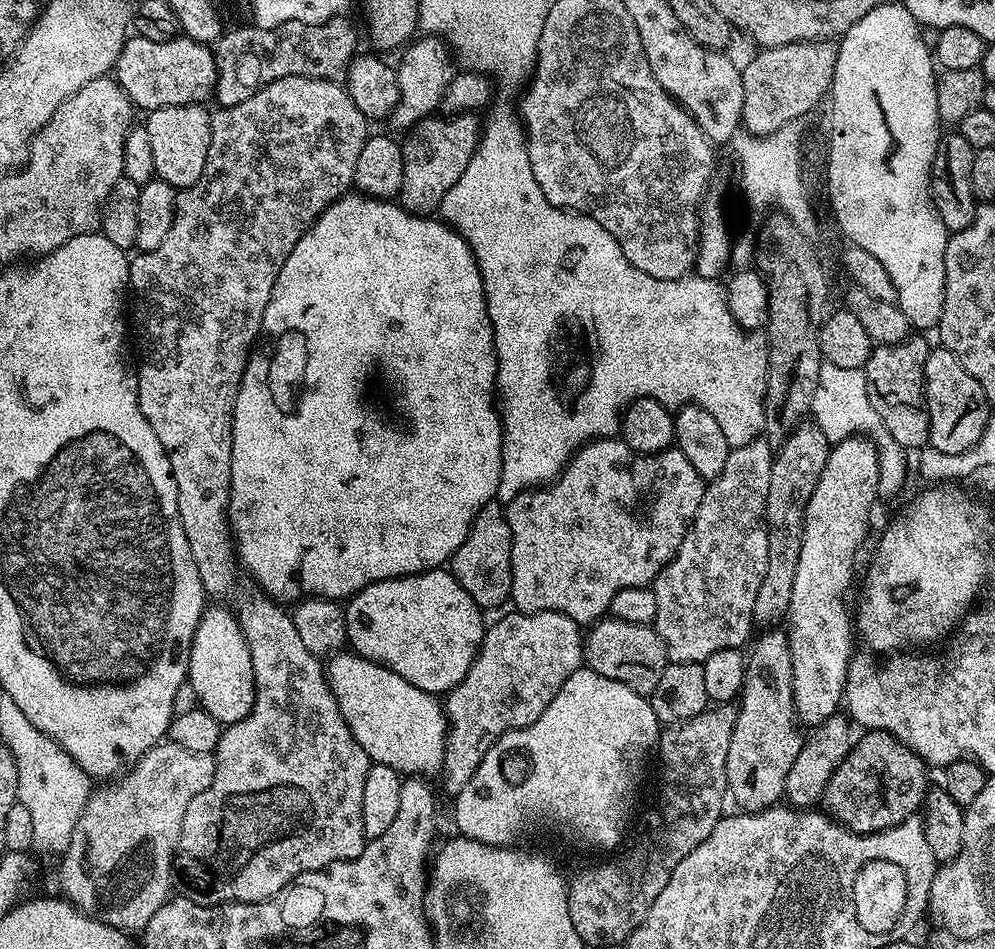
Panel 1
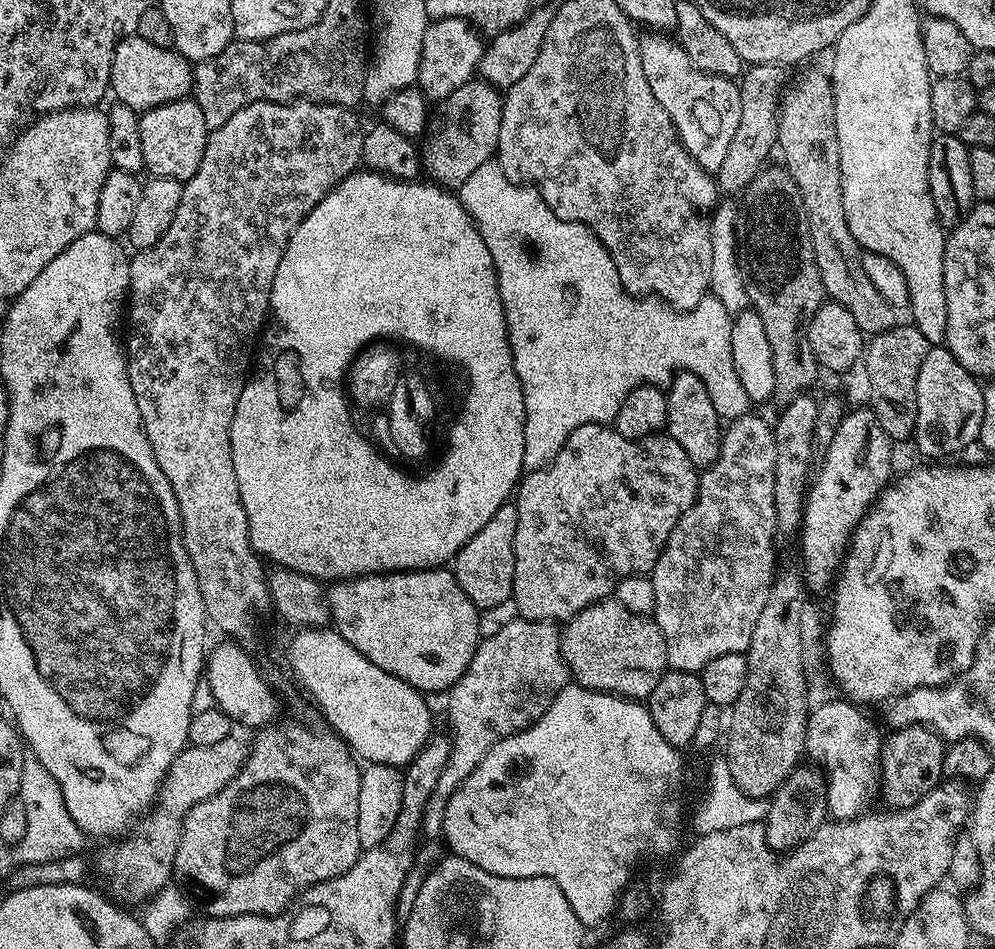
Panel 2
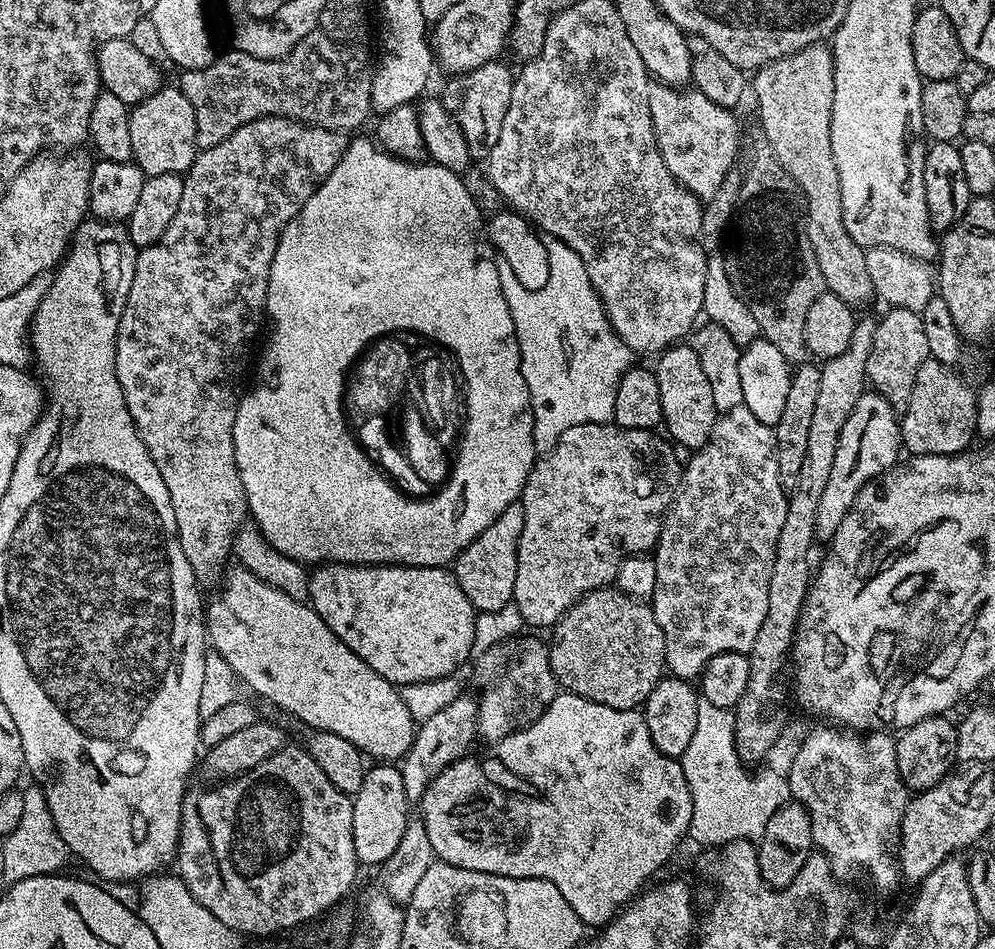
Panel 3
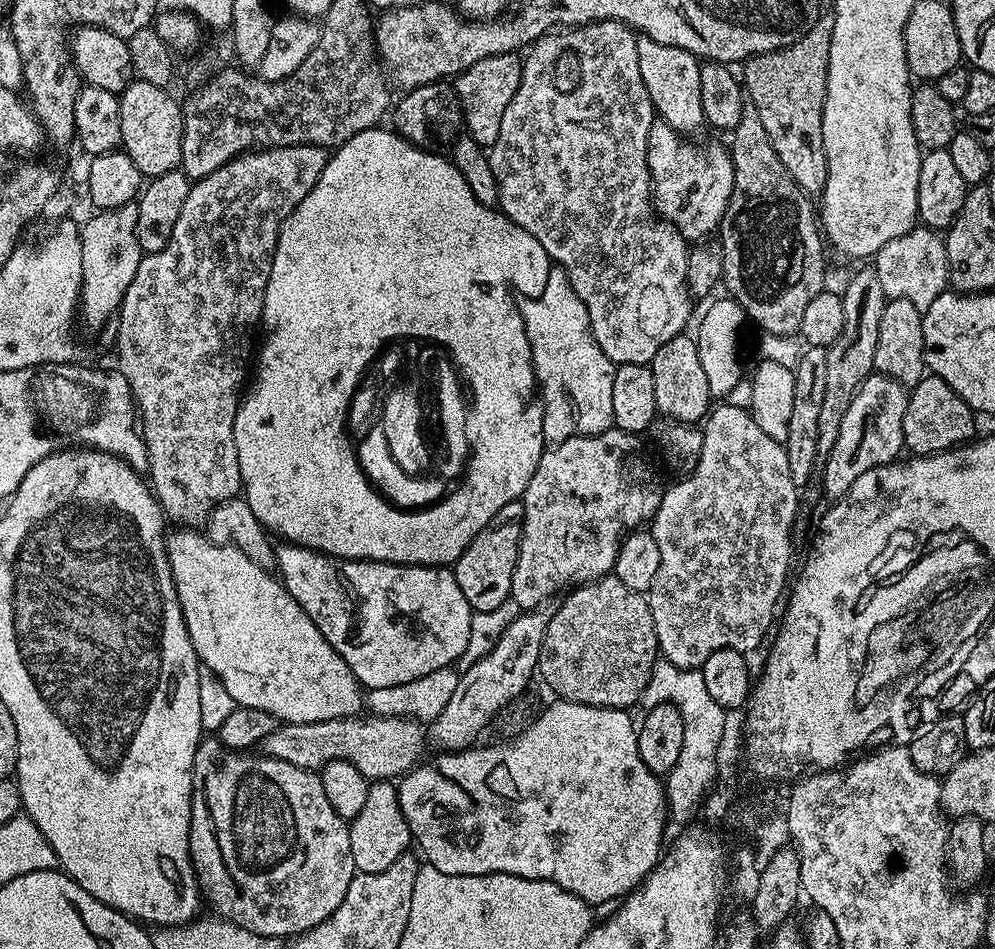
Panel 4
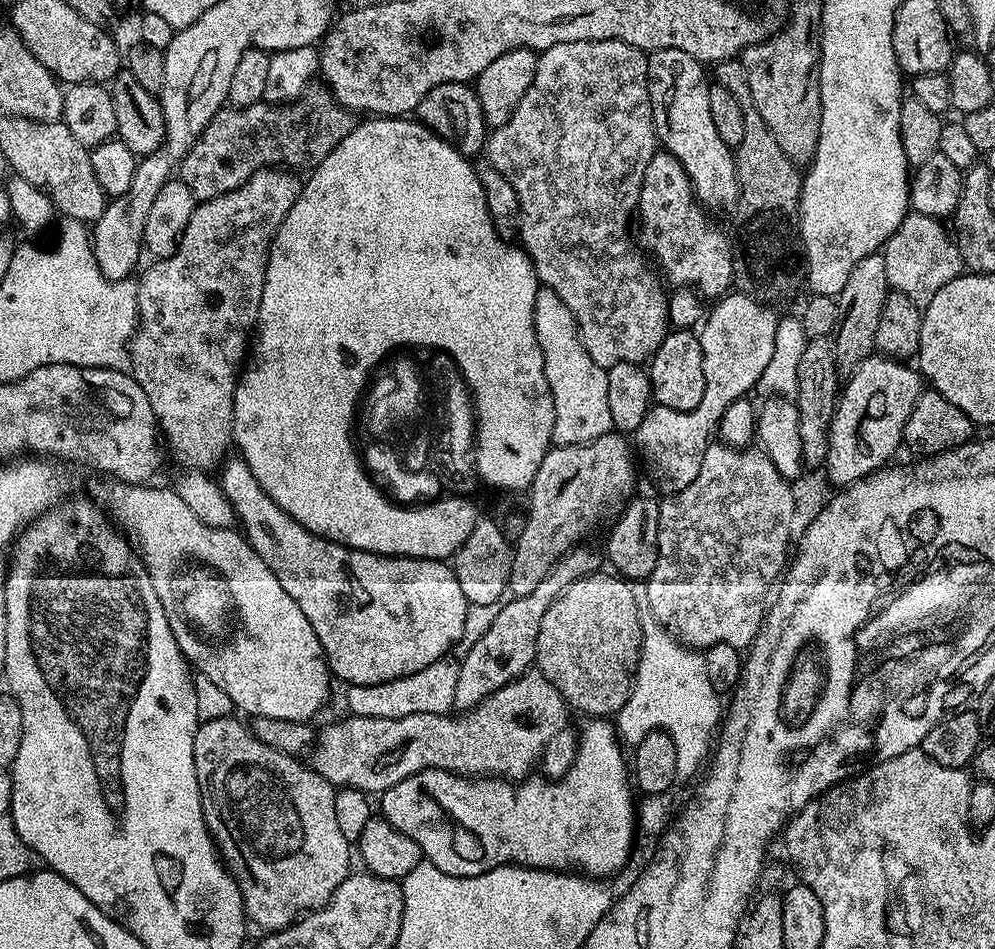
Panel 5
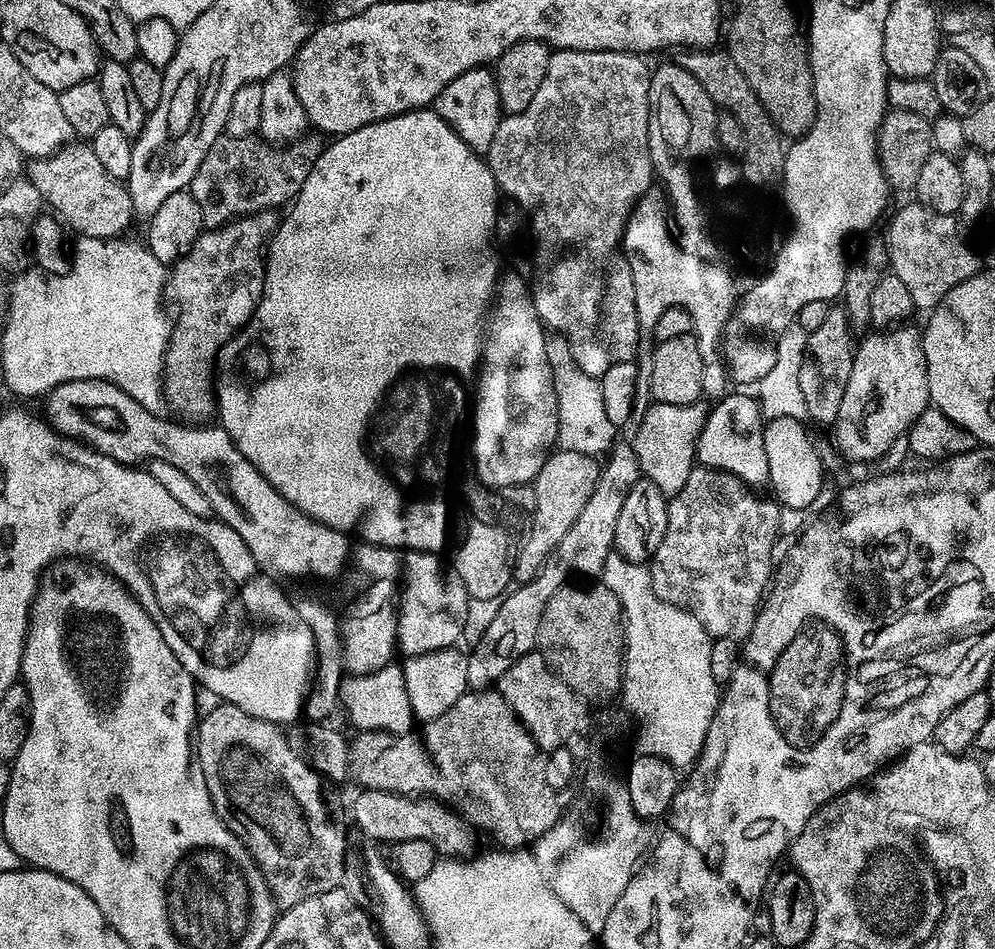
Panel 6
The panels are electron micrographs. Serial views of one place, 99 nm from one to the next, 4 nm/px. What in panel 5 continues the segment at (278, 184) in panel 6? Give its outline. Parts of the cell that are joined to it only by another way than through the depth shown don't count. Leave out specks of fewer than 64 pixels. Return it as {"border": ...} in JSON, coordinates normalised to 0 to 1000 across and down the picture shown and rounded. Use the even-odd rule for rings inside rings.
{"border":[[[311,92],[298,105],[291,110],[270,110],[262,107],[246,114],[226,112],[203,137],[199,146],[189,155],[189,161],[179,173],[180,189],[191,196],[198,212],[219,209],[231,200],[247,193],[257,181],[265,177],[284,175],[289,179],[313,179],[318,176],[318,166],[327,165],[348,145],[359,132],[357,121],[349,114],[332,105],[318,105],[318,97]]]}

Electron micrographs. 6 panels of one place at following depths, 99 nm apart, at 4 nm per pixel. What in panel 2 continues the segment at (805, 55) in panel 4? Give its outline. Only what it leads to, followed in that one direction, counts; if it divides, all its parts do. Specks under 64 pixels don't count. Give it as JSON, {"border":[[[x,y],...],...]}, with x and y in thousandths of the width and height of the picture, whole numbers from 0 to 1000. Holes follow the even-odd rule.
{"border":[[[816,72],[806,77],[797,89],[795,85],[784,106],[780,151],[782,160],[788,163],[787,176],[792,178],[806,204],[814,259],[822,276],[829,313],[837,320],[850,322],[858,339],[862,339],[864,347],[873,355],[901,345],[902,326],[890,318],[886,310],[882,310],[878,297],[874,297],[870,285],[866,285],[866,262],[858,247],[854,247],[854,238],[850,234],[850,221],[846,217],[846,175],[842,162],[838,99],[831,75],[823,76]]]}

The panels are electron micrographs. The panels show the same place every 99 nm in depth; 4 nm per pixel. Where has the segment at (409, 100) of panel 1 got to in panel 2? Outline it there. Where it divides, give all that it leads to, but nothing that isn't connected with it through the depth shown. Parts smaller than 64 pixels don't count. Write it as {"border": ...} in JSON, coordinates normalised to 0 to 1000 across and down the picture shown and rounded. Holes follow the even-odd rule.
{"border":[[[462,17],[434,21],[428,32],[428,40],[424,40],[424,61],[418,79],[421,96],[431,106],[441,107],[456,99],[460,91],[475,83],[486,60],[488,42],[486,44],[485,41],[487,39],[474,25]]]}

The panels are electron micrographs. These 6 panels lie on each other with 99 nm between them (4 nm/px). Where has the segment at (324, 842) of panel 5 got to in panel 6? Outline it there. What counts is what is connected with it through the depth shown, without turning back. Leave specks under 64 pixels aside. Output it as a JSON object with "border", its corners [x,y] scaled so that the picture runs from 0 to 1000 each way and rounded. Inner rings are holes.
{"border":[[[222,740],[217,748],[200,756],[195,768],[195,801],[199,806],[199,812],[201,812],[203,820],[207,824],[207,832],[211,837],[211,845],[215,849],[219,862],[223,862],[227,875],[231,875],[231,879],[235,879],[235,883],[252,900],[253,907],[260,913],[261,920],[265,922],[265,928],[269,930],[269,937],[273,940],[273,947],[276,948],[278,958],[294,957],[296,953],[304,950],[308,946],[323,944],[325,940],[331,940],[334,936],[345,933],[346,903],[348,901],[346,877],[338,869],[338,864],[334,861],[333,854],[330,852],[330,843],[326,840],[327,823],[298,792],[291,790],[286,768],[282,764],[272,763],[271,760],[263,757],[249,754],[247,748],[239,748],[239,744]]]}

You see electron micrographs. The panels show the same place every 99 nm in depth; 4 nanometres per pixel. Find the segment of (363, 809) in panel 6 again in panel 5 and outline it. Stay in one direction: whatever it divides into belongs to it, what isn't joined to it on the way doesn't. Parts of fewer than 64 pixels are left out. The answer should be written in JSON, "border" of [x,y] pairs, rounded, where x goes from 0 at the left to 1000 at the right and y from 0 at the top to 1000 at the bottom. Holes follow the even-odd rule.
{"border":[[[595,757],[590,762],[583,771],[583,785],[571,815],[556,826],[539,817],[518,826],[506,820],[474,821],[429,809],[381,836],[381,859],[396,875],[420,887],[425,905],[450,923],[479,923],[509,910],[521,910],[524,915],[585,917],[589,923],[612,925],[625,918],[635,902],[635,884],[641,881],[641,850],[635,844],[633,805],[618,766],[607,757]]]}

